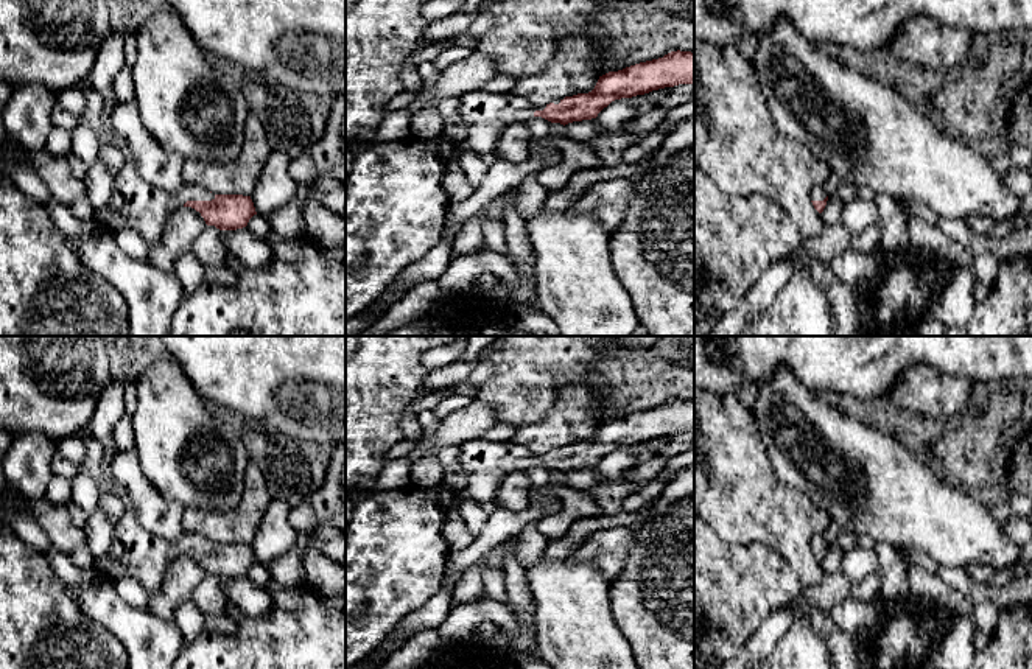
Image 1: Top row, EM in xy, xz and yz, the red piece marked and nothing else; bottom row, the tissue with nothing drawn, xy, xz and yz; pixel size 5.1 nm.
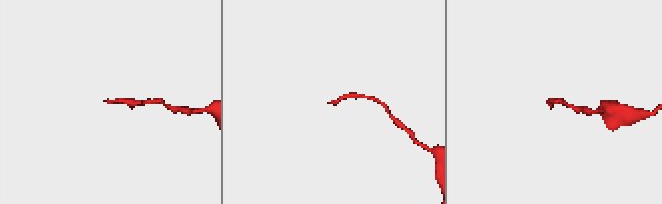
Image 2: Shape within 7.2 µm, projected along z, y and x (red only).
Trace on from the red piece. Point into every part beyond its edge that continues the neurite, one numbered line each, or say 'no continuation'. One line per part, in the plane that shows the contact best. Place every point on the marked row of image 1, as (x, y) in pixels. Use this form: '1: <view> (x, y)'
1: xy (147, 209)

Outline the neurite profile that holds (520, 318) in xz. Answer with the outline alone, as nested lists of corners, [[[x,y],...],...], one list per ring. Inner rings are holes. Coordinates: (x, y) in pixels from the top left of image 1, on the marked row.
[[[509,306],[506,317],[517,331],[545,333],[546,336],[562,336],[556,322],[542,310],[531,306]]]

